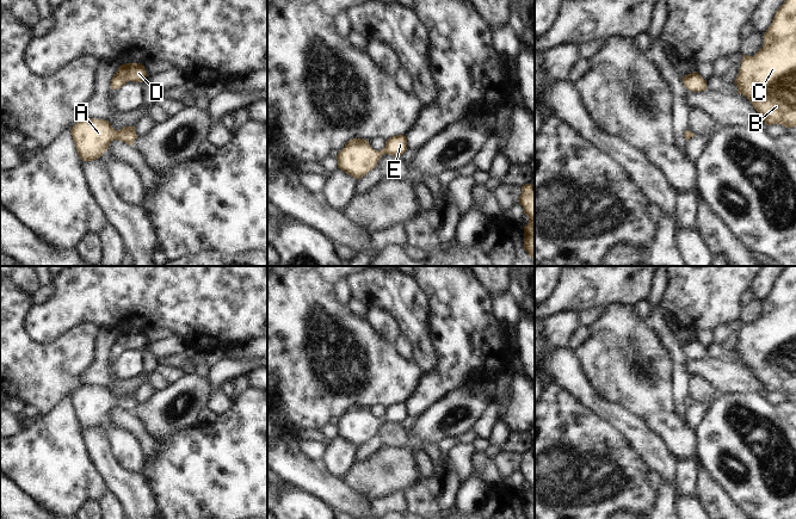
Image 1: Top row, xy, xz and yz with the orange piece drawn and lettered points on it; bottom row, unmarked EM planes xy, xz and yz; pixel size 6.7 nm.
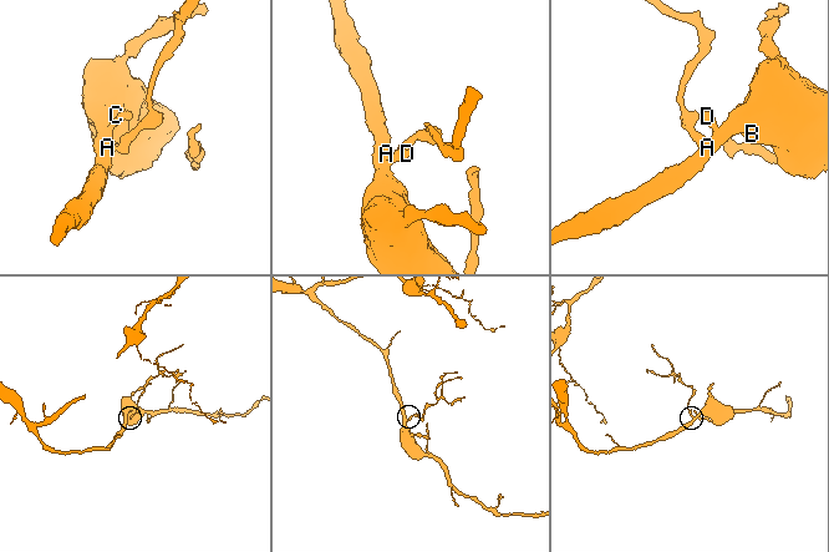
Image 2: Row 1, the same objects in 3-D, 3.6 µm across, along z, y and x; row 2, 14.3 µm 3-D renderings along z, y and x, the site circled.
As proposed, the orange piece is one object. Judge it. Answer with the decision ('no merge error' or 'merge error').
no merge error

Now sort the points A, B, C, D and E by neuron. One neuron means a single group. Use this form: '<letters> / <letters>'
A B C D E

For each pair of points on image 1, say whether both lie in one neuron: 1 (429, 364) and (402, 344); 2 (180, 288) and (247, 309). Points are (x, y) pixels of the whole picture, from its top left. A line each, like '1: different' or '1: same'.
1: different
2: same

